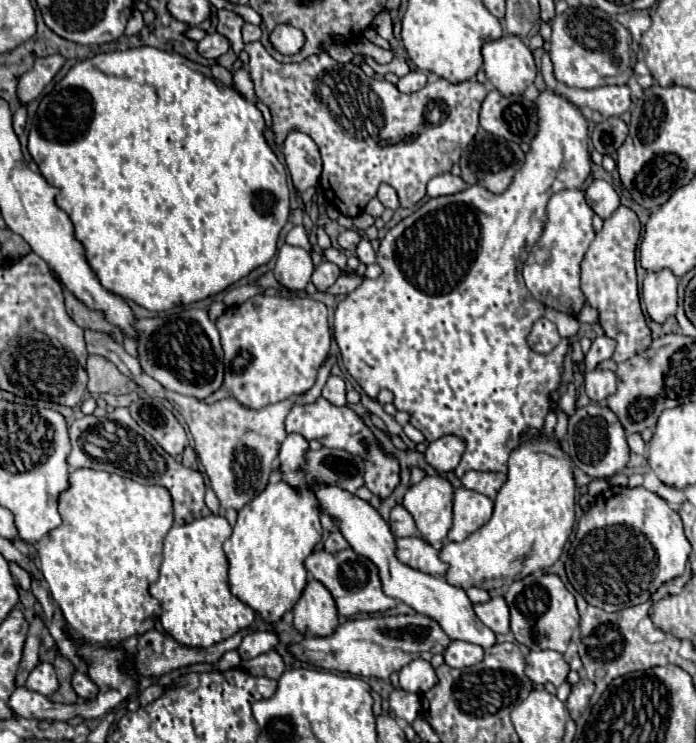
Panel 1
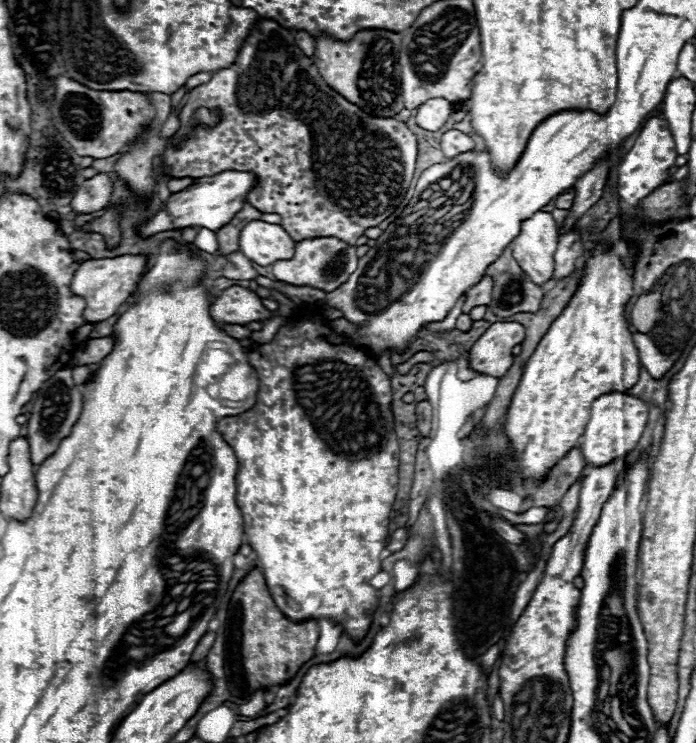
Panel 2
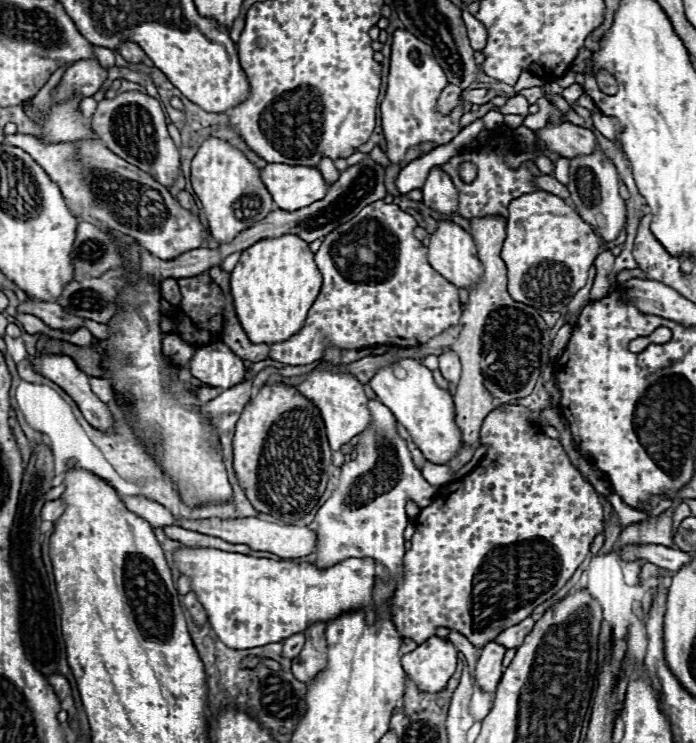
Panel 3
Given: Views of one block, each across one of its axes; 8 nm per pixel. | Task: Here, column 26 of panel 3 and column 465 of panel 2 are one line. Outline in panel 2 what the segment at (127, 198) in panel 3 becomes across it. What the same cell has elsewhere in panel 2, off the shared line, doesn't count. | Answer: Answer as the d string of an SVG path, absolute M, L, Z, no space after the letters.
M448 130L444 136L442 136L442 152L446 158L454 158L456 154L464 154L464 152L470 152L470 150L476 150L476 144L474 140L468 136L468 134L462 134L458 130Z

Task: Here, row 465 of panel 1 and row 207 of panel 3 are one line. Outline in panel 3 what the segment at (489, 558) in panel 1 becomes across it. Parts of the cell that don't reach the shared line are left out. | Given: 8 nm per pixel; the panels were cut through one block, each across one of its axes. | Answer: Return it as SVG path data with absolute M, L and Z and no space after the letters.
M544 190L514 198L508 206L508 212L510 216L506 220L506 240L502 246L502 260L508 268L510 296L542 312L564 310L574 298L574 294L580 288L584 288L588 278L588 268L594 264L594 258L600 254L600 238L594 234L594 230L586 222L582 222L582 218L576 214L572 206L564 204L562 198Z

